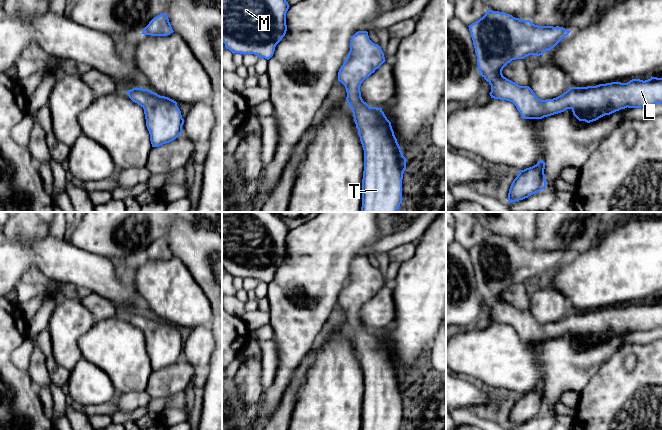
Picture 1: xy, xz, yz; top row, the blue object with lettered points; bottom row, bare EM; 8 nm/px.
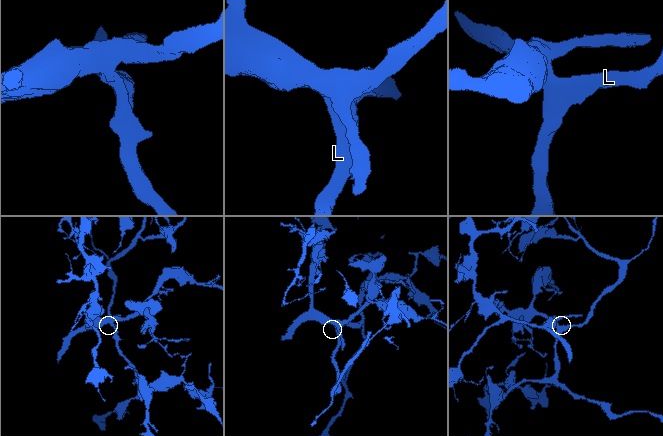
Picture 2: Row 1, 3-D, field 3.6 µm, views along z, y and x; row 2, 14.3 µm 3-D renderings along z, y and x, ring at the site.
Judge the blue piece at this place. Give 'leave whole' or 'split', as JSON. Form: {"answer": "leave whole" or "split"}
{"answer": "leave whole"}

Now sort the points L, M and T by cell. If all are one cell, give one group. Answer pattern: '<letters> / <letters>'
L M T

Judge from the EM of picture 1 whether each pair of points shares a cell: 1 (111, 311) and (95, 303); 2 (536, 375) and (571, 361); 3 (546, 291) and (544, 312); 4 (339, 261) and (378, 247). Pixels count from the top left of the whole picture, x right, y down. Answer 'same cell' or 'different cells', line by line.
1: same cell
2: same cell
3: same cell
4: different cells

